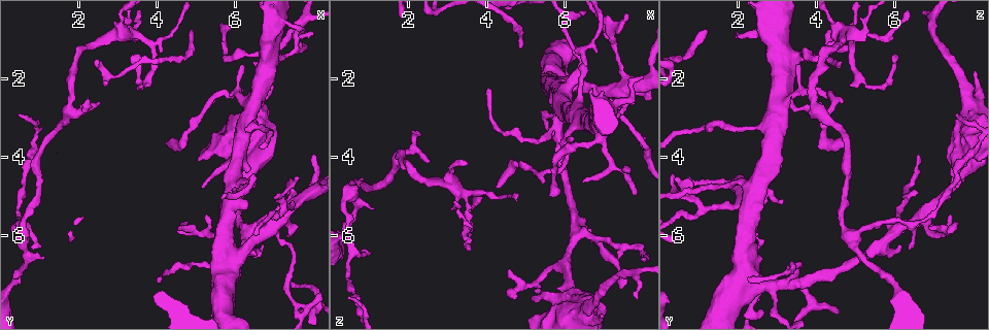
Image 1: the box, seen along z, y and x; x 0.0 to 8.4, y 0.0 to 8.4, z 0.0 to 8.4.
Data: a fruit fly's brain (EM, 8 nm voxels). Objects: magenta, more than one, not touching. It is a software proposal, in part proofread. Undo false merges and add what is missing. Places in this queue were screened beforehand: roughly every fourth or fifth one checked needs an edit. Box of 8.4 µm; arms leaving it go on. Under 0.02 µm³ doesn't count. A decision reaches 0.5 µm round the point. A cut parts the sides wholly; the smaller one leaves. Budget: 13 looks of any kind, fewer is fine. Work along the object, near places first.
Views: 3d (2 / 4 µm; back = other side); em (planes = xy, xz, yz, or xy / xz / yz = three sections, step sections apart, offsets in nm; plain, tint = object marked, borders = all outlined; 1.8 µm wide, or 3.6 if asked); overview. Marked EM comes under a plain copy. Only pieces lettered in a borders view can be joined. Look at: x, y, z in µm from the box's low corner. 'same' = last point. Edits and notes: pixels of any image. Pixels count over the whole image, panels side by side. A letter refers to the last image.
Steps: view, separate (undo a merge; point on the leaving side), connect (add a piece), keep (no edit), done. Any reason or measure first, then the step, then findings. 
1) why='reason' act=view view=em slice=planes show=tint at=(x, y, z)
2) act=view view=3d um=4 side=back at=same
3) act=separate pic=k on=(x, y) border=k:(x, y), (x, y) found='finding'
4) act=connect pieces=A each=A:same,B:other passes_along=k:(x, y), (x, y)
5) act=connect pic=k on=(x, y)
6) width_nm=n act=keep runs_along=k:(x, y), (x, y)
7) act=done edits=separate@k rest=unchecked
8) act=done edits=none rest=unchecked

why='three arms meet' act=view view=3d um=4 at=(6.30, 5.85, 6.05)

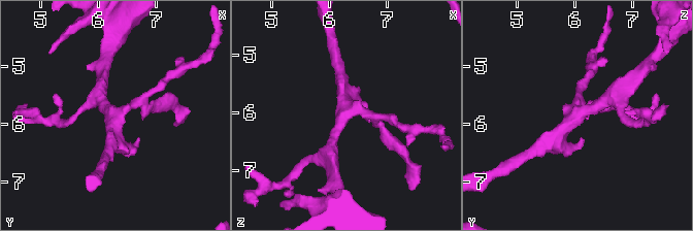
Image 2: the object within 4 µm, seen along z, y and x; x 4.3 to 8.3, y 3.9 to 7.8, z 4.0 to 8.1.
act=view view=em slice=yz step=8 show=tint at=(6.25, 5.85, 6.05)

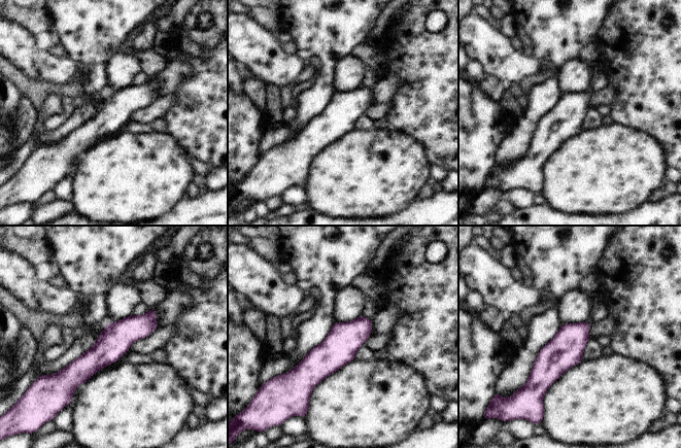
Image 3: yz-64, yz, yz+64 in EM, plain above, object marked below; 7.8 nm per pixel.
why='another direction' act=view view=em slice=planes show=borders at=same

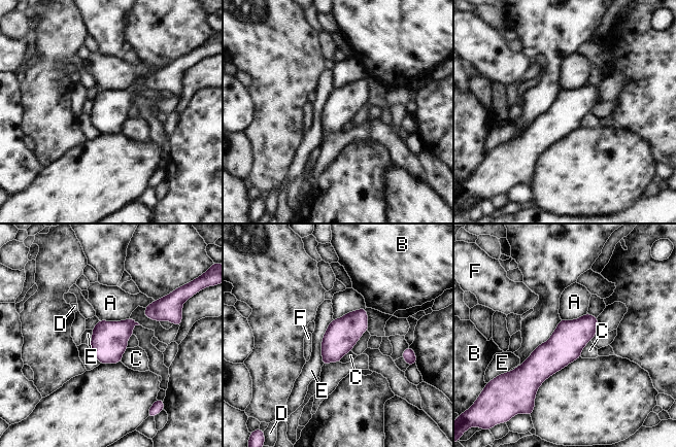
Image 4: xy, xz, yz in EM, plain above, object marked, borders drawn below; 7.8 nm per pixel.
longest_contact=E:380nm act=keep each=A:other,B:other,C:other,D:other,E:other,F:other border=4:(333, 319), (323, 338), (322, 365) found='all the same neuron'

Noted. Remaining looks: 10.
why='three arms meet' act=view view=3d um=4 at=(7.45, 5.30, 2.05)

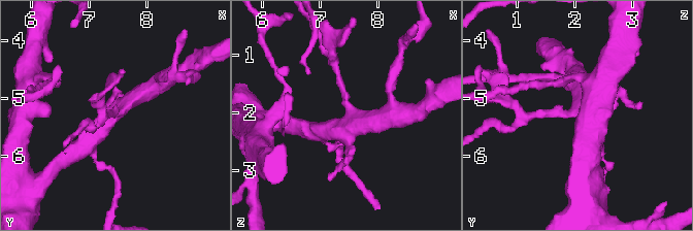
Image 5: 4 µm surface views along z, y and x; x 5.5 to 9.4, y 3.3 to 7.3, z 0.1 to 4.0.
act=view view=em slice=xy step=8 show=tint at=(7.55, 5.20, 2.05)

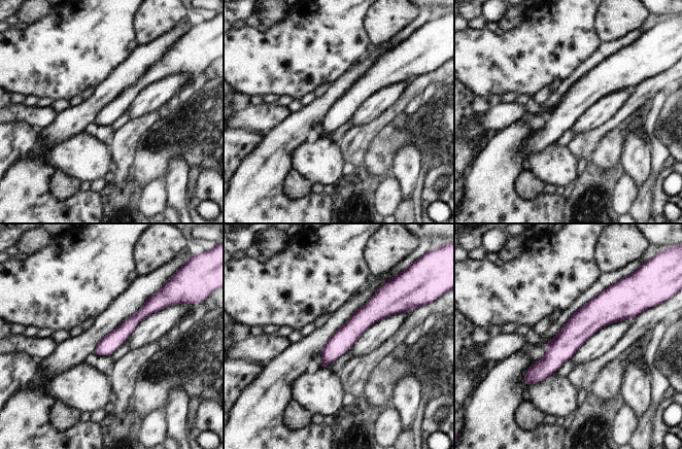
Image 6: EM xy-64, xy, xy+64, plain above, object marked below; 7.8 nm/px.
why='another direction' act=view view=em slice=planes show=borders at=same

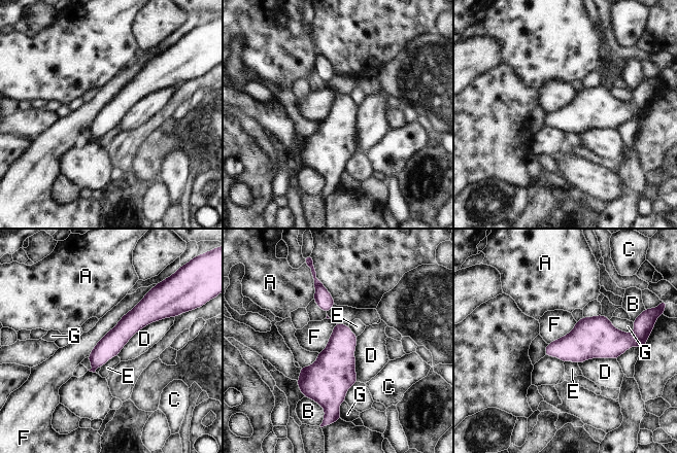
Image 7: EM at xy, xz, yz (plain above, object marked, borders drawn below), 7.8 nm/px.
width_nm=170 act=keep each=A:other,B:other,C:other,D:other,E:other,F:other,G:other runs_along=7:(160, 312), (139, 316), (95, 366) found='continuous, no second neuron'

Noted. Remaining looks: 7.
act=view view=em slice=xz step=4 show=borders at=(7.40, 5.90, 7.35)

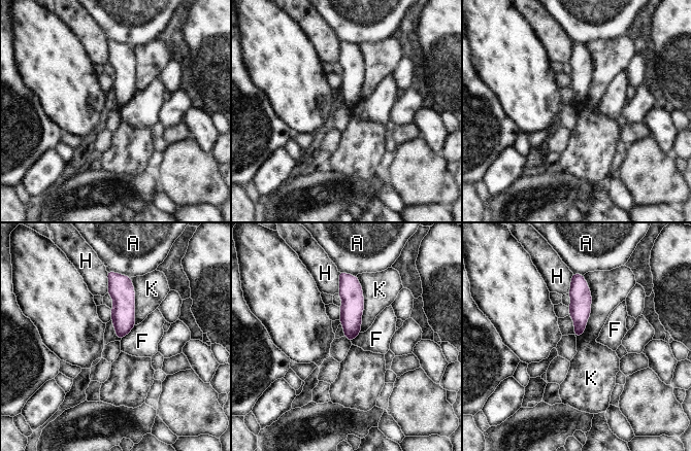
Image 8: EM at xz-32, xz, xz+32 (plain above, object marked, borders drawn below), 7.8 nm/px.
why='another direction' act=view view=em slice=planes show=borders at=same

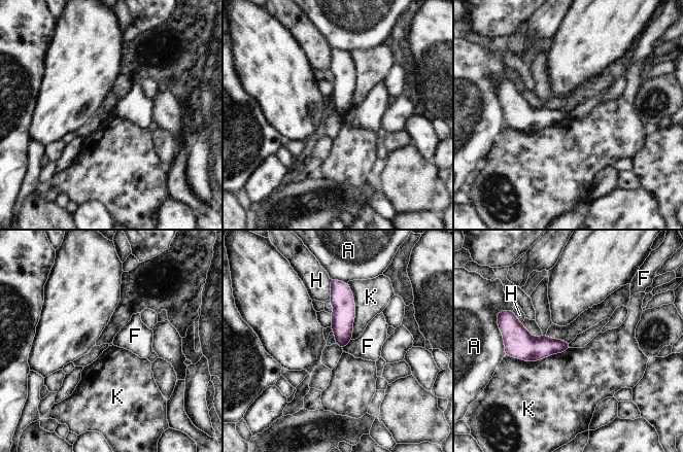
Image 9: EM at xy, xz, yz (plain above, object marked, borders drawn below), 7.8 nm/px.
act=keep each=A:other,F:other,H:other,K:other border=9:(569, 347), (536, 360), (506, 355) found='none of them fits'

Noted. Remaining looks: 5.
why='free end' act=view view=3d um=4 at=(2.25, 2.45, 3.35)

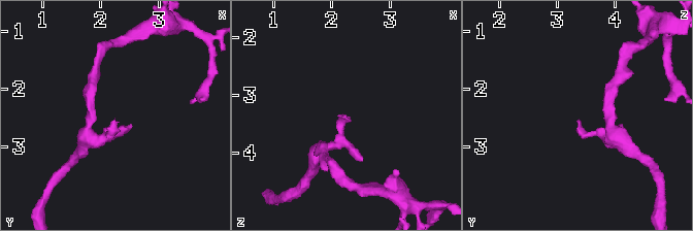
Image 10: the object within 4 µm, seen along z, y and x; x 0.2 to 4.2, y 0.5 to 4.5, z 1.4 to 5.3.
why='shape alone is not enough' act=view view=em slice=planes show=tint at=(2.25, 2.55, 3.40)

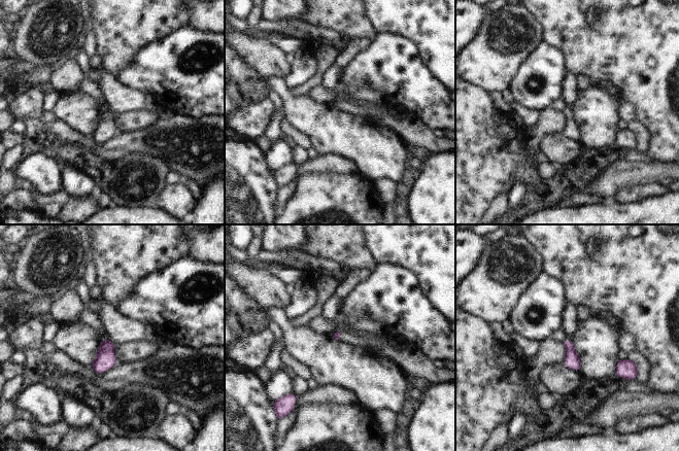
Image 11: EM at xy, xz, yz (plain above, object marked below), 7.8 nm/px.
act=view view=em slice=planes show=borders at=same

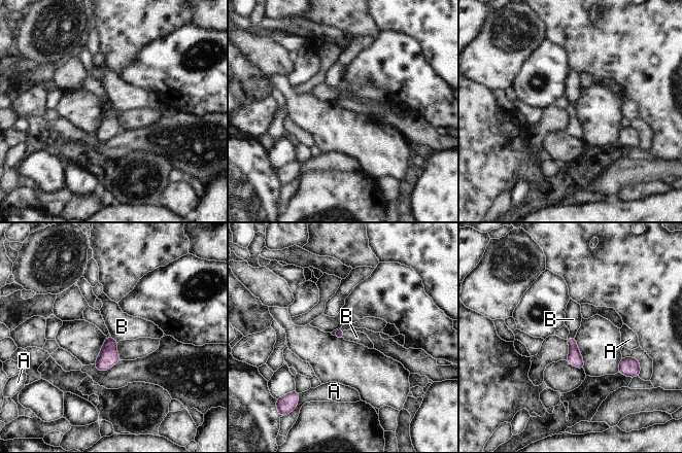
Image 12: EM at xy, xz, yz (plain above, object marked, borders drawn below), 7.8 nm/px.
act=connect pieces=B each=A:other,B:same passes_along=12:(339, 333), (342, 335), (356, 337) found='the neuron continues'

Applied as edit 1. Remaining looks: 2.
act=view view=overview

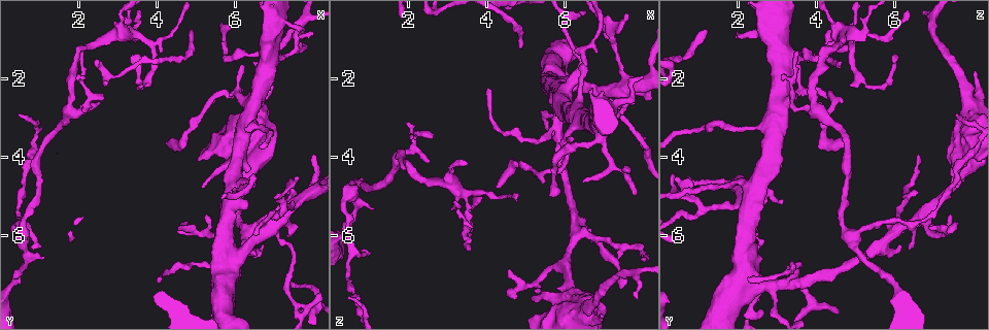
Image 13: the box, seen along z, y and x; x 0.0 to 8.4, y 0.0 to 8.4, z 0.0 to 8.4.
why='thick turns thin' act=view view=em slice=planes show=borders at=(3.30, 0.85, 4.95)

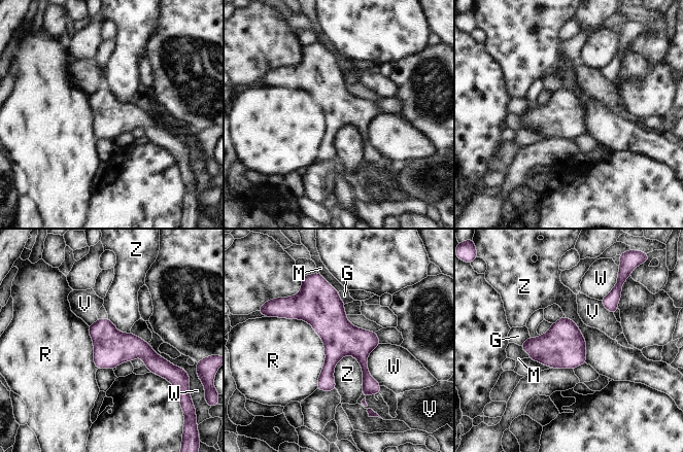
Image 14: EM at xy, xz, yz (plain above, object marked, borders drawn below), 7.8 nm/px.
act=keep each=G:other,M:other,R:other,V:other,W:other,Z:other border=14:(343, 355), (359, 362), (363, 392) found='all the same neuron'

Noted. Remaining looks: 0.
act=done edits=connect@12 rest=unchecked

